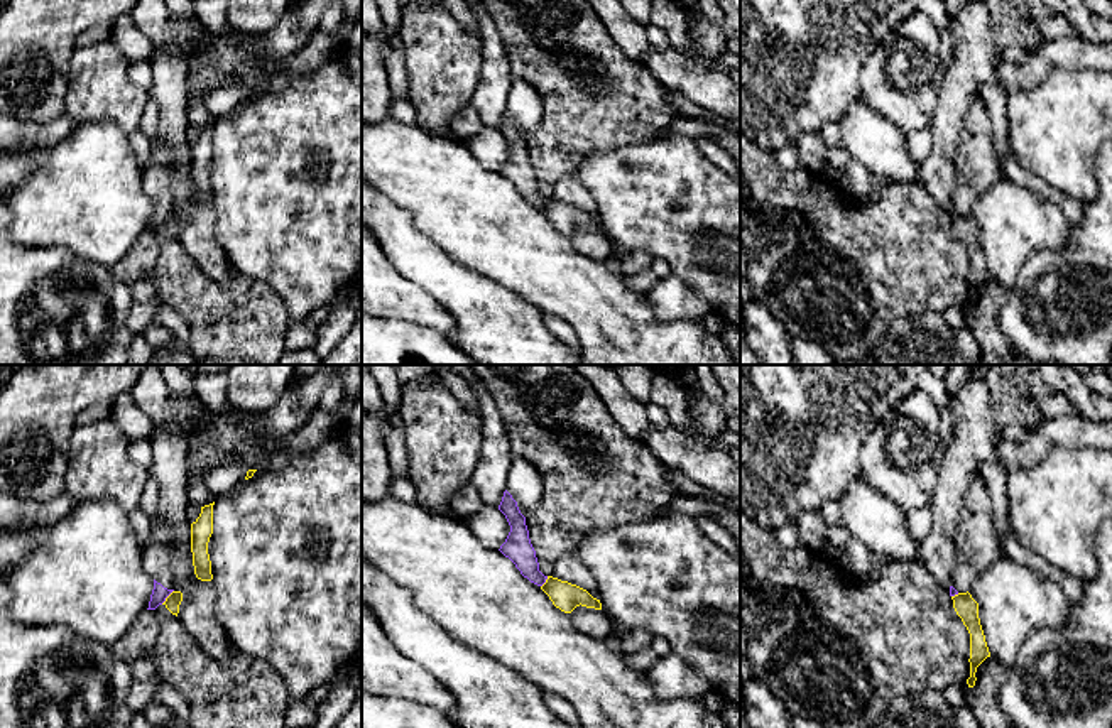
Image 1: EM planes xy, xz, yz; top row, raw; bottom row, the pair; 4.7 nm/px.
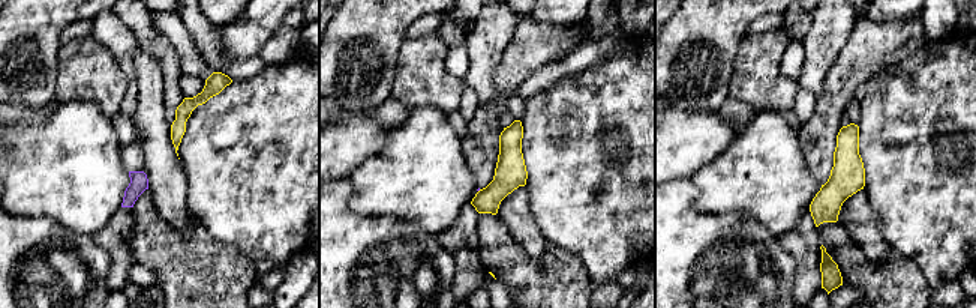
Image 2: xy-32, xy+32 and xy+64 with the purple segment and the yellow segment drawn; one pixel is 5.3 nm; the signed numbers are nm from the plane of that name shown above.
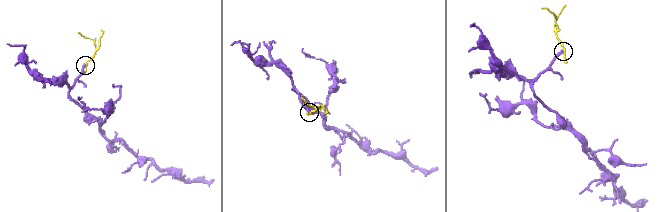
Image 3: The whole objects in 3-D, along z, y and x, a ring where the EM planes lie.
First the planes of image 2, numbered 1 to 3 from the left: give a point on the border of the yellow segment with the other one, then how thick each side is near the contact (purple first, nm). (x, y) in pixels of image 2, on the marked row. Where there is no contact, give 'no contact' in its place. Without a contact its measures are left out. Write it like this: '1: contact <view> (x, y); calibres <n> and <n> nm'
1: no contact
2: no contact
3: no contact

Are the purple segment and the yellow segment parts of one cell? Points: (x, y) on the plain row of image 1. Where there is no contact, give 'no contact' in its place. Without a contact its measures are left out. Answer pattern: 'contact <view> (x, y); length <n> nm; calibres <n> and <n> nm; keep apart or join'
contact xy (168, 217); length 90 nm; calibres 80 and 70 nm; keep apart

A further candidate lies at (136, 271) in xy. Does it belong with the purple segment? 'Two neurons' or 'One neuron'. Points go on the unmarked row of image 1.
Two neurons

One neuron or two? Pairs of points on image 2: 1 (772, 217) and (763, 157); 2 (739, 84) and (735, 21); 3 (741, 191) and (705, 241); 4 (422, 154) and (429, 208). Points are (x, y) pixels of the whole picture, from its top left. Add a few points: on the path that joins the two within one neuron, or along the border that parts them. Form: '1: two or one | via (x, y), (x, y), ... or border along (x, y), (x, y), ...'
1: one | via (772, 202), (772, 184), (763, 172)
2: two | border along (745, 35), (738, 48), (729, 87)
3: two | border along (697, 191), (699, 211), (742, 212), (759, 224)
4: one | via (422, 167), (422, 176), (429, 185), (429, 194)

